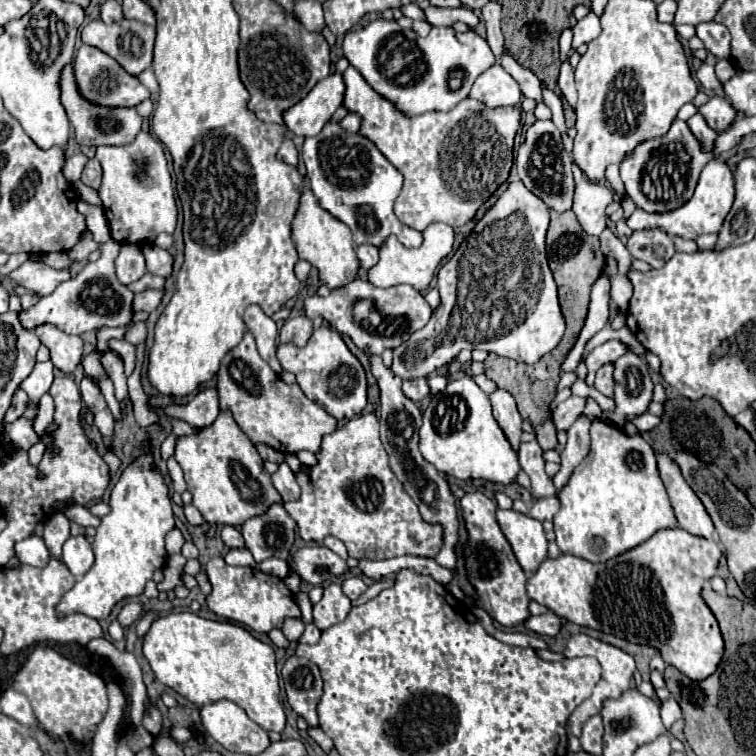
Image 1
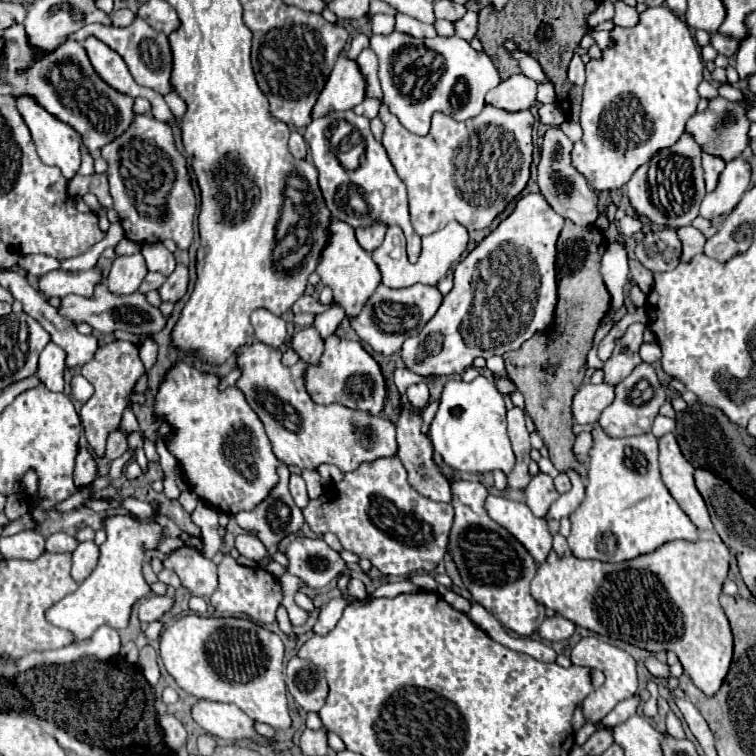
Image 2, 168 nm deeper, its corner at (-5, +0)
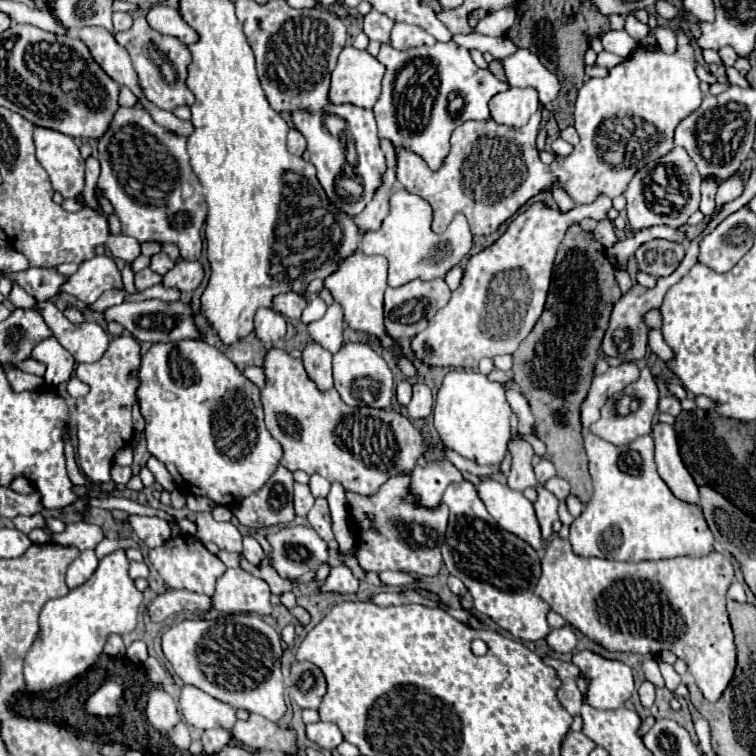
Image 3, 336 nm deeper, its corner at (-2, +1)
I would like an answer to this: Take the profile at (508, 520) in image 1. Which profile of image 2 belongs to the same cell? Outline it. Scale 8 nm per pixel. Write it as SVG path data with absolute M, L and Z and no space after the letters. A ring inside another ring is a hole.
M488 495L484 507L498 525L510 531L528 549L538 565L546 561L552 549L552 535L546 519L534 517L526 503L512 501L504 495Z

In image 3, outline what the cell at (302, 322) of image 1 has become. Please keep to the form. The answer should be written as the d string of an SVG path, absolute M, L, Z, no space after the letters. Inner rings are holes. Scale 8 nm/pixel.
M309 342L303 350L303 364L309 374L309 378L317 384L319 390L333 388L333 378L331 378L331 352L319 346L317 342Z

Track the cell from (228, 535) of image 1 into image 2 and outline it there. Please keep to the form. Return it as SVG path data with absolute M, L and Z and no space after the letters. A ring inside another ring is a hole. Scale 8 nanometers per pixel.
M244 533L244 535L236 537L236 549L238 549L240 555L244 555L244 557L248 557L252 561L260 561L266 555L266 547L252 533Z

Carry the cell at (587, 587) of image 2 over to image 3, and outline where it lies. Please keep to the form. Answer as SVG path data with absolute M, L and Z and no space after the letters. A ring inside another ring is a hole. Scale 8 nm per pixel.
M553 536L551 544L545 548L541 570L543 574L535 586L535 594L543 598L551 610L561 614L567 624L613 652L655 654L669 650L685 660L687 670L695 678L705 700L717 702L721 698L735 670L735 642L725 610L725 592L733 580L733 566L721 552L699 558L677 556L651 562L615 562L577 556L573 554L569 540Z

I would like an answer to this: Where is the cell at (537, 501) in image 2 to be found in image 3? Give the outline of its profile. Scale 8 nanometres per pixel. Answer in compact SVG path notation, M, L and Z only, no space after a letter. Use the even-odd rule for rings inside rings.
M541 484L535 490L537 490L537 500L533 502L533 506L537 512L537 520L541 524L541 534L543 534L543 538L547 538L547 536L551 536L551 524L557 520L559 500Z

